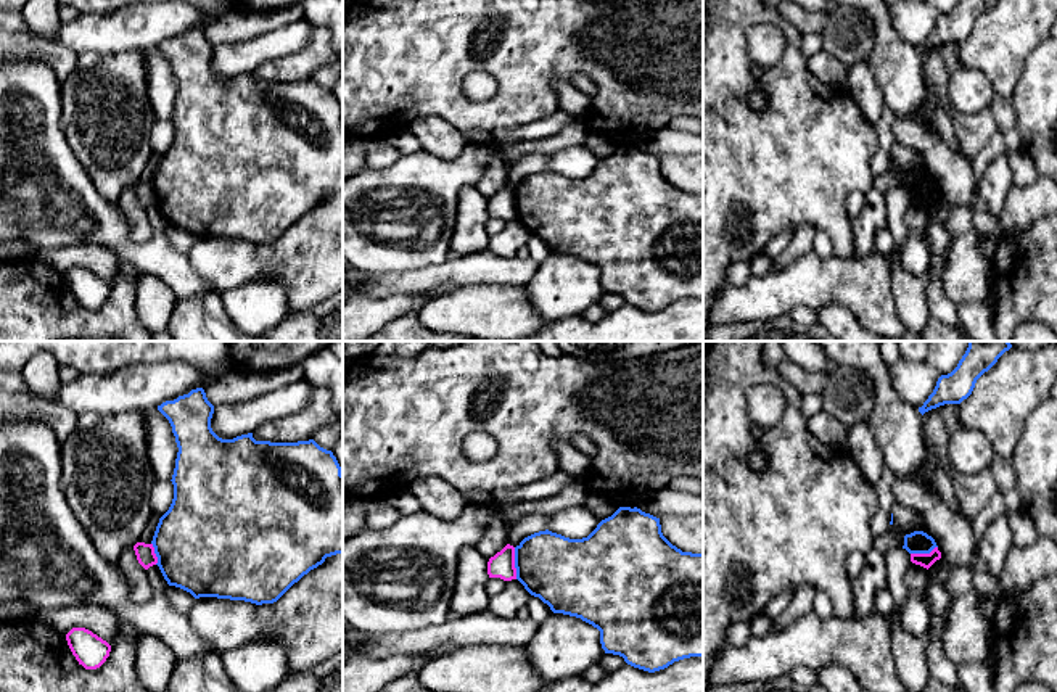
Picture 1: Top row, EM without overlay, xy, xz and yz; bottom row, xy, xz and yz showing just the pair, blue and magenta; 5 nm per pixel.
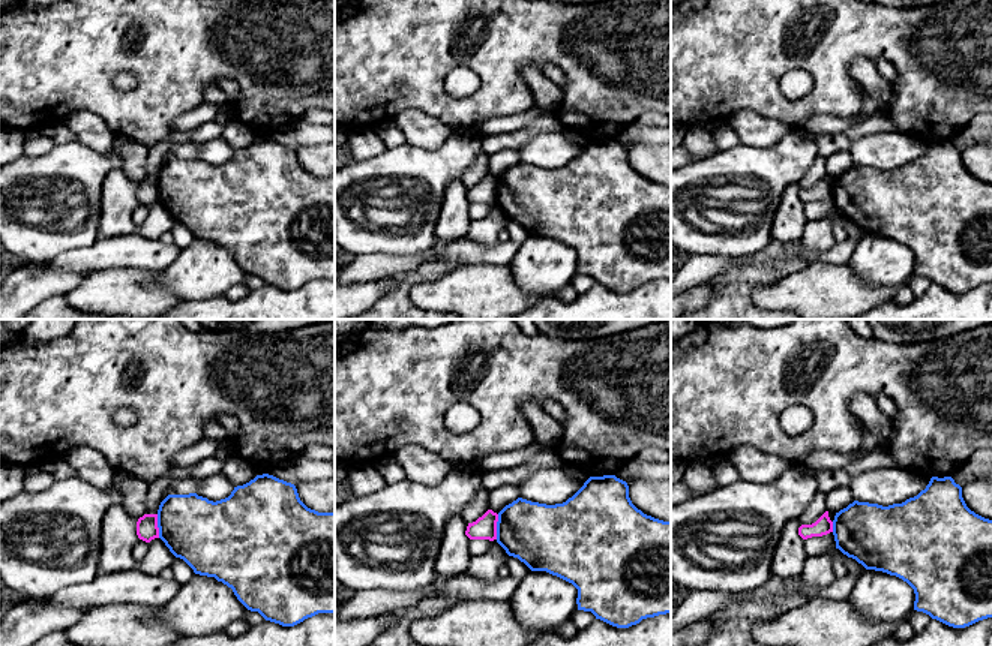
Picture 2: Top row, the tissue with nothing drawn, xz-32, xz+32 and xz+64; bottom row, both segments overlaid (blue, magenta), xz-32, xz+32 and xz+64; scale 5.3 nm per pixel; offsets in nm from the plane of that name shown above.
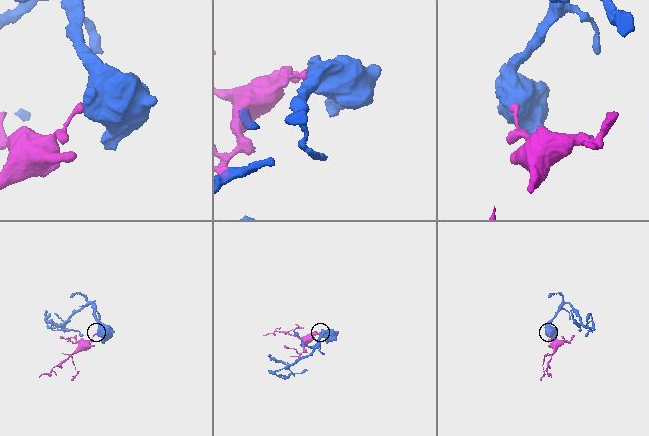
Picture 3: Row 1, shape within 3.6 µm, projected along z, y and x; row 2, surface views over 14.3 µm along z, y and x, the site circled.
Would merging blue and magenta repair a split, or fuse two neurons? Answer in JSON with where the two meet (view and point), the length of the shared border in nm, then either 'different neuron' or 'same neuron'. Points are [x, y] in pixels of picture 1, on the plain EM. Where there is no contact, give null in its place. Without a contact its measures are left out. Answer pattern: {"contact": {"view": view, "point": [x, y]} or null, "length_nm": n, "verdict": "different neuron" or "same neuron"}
{"contact": {"view": "xz", "point": [515, 203]}, "length_nm": 160, "verdict": "different neuron"}

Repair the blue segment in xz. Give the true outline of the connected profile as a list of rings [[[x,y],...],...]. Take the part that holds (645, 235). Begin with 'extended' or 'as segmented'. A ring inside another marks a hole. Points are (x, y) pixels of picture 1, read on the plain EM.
as segmented; [[[619,146],[582,179],[549,169],[515,187],[516,219],[553,253],[581,257],[600,270],[605,293],[619,295],[634,307],[655,312],[674,301],[703,296],[703,193],[682,192],[661,172],[660,158],[634,146]]]

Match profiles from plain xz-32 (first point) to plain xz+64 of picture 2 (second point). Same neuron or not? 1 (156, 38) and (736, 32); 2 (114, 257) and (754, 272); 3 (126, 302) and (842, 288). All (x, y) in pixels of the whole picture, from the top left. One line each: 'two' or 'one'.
1: one
2: two
3: one

